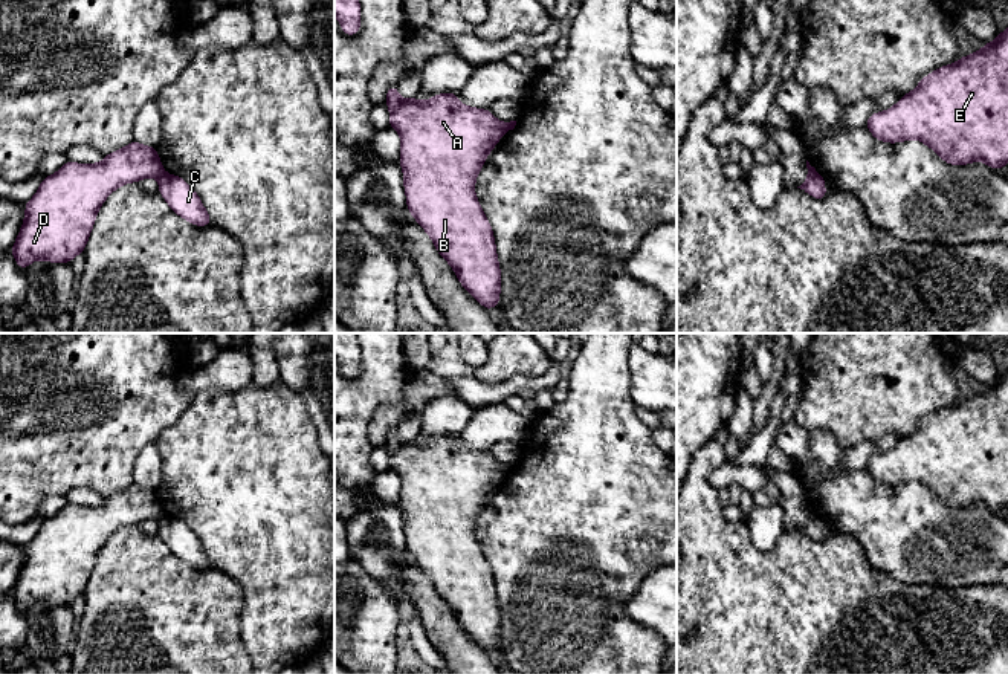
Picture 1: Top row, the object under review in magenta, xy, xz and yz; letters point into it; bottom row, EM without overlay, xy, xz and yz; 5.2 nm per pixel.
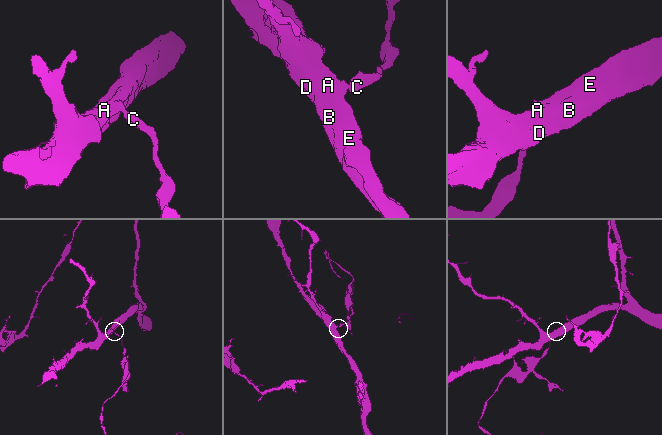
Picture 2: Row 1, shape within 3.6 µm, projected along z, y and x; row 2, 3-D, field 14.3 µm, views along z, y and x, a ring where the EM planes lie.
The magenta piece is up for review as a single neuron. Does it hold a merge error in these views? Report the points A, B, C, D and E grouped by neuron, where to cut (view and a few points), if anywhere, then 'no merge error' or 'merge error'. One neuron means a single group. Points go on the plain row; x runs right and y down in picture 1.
A B D E / C | xy (164, 515), (158, 520) | merge error

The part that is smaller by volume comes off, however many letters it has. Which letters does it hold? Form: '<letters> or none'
C

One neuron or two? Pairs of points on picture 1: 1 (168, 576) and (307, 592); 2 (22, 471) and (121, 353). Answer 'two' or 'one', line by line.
1: two
2: one

